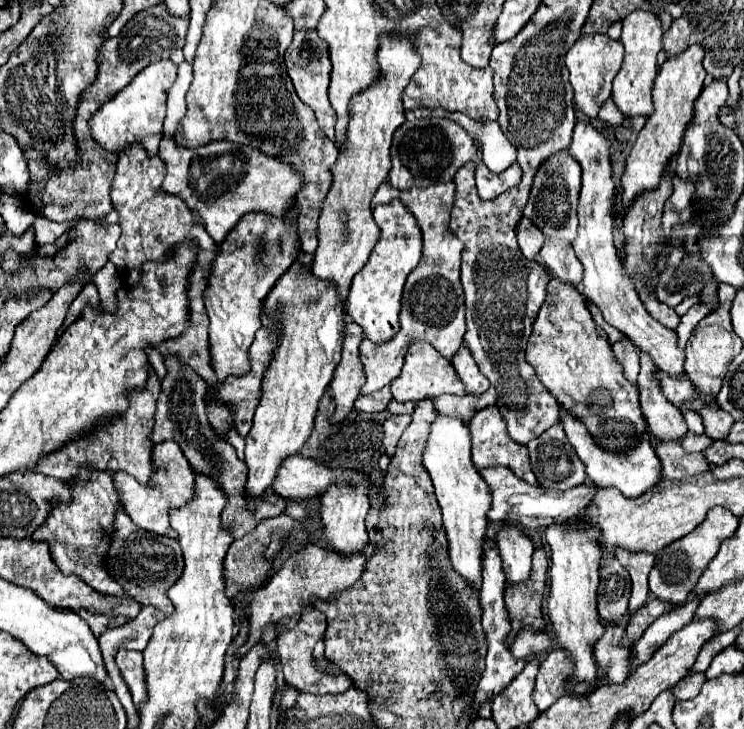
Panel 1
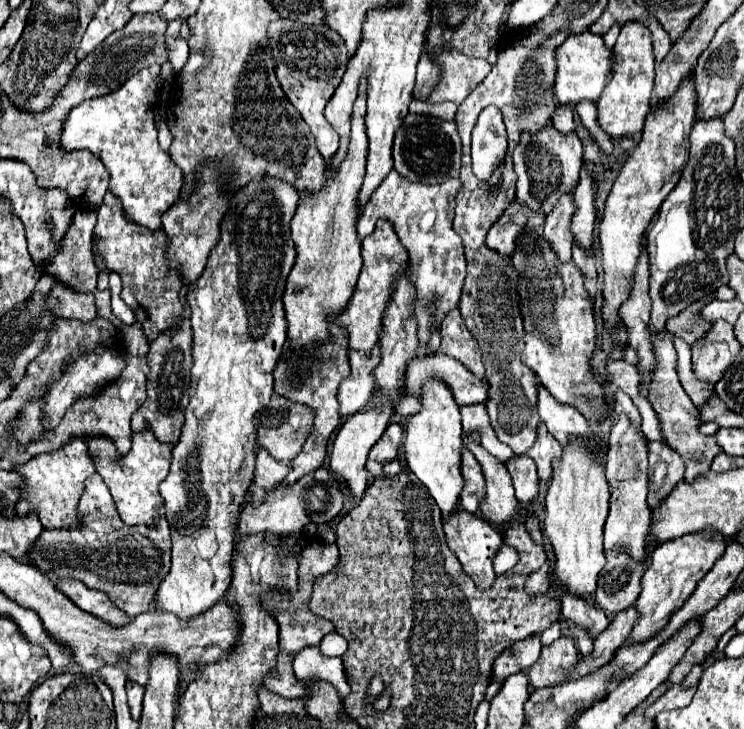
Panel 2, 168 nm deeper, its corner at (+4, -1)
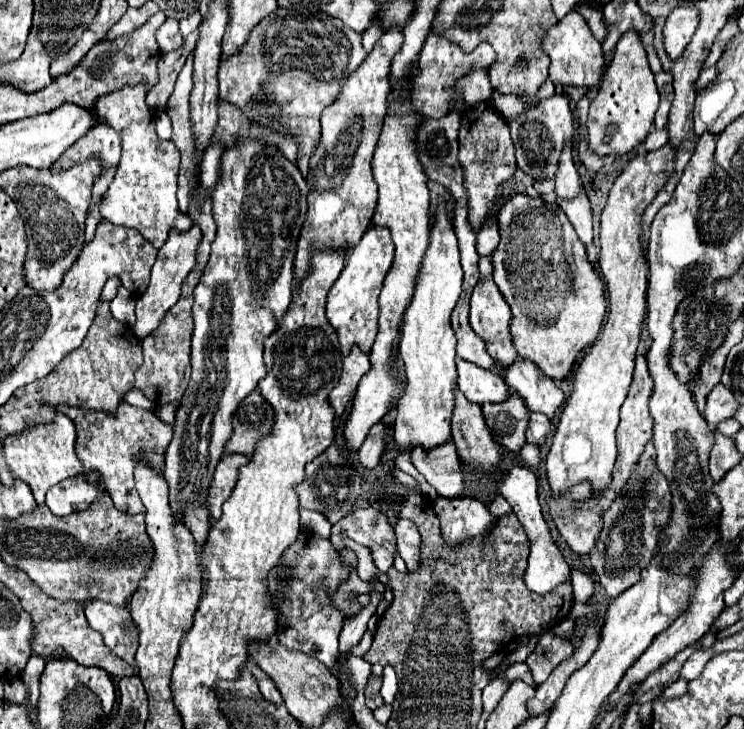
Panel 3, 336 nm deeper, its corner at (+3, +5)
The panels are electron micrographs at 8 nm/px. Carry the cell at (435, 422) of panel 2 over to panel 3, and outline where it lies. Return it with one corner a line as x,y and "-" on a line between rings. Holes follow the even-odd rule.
438,202
436,206
436,212
434,212
434,222
430,226
430,242
428,242
428,248
426,248
426,254
420,262
420,270
418,270
418,278
416,278
416,286
414,286
414,294
412,294
412,300
410,300
410,306
406,308
406,314
402,318
402,338
400,338
400,344
398,344
398,358
402,362
402,370
404,370
404,394
400,398
400,402
396,404
396,420
394,420
394,442
402,448
402,450
412,450
414,446
422,446
426,450
438,446
438,444
444,444
448,438
450,438
450,414
452,414
452,408
454,408
454,392
452,388
456,386
456,336
454,336
454,330
450,326
450,314
458,302
458,296
462,292
462,266
460,266
460,256
458,256
458,240
456,240
456,234
454,234
454,226
446,214
446,206
442,206
442,202

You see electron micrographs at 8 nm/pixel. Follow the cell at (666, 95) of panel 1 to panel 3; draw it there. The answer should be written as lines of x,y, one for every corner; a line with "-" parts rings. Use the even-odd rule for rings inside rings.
670,144
644,156
636,156
610,188
610,196
600,218
598,260
608,290
608,318
600,336
588,348
574,374
574,388
560,414
560,424
546,458
548,482
554,490
554,498
558,498
556,490
568,490
582,480
590,480
596,490
610,484
610,474
616,462
614,432
618,428
618,410
626,400
632,382
640,324
646,312
648,266
646,256
640,250
640,222
644,208
674,174
674,160
676,154

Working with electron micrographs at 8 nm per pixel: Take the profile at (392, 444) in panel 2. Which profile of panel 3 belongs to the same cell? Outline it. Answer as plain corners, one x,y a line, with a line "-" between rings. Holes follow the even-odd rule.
374,424
364,440
364,444
358,450
358,458
360,464
364,468
376,468
380,464
382,452
384,452
384,426
382,424

